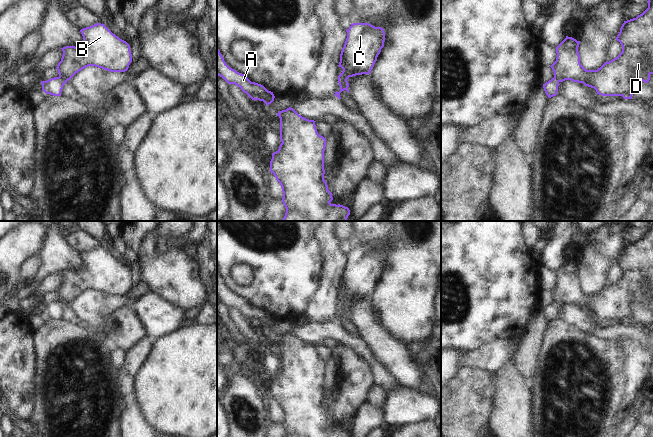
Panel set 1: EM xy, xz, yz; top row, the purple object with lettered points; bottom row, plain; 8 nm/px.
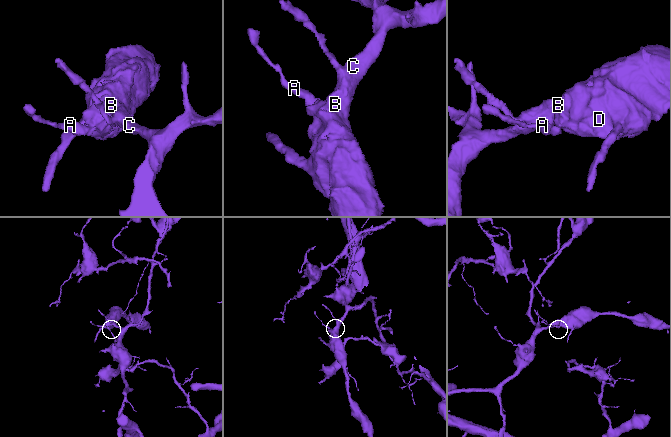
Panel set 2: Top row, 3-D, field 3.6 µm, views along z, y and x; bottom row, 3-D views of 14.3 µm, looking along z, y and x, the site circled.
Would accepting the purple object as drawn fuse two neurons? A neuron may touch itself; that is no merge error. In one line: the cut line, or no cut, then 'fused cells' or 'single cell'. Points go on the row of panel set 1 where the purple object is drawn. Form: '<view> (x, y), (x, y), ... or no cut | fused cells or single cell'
xy (59, 76), (66, 82) | fused cells

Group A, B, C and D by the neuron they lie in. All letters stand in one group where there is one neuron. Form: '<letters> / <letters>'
A / B C D

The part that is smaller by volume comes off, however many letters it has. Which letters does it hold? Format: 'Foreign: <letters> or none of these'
Foreign: A

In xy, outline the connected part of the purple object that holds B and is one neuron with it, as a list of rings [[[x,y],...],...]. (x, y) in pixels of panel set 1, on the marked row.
[[[97,23],[80,30],[83,46],[61,48],[63,55],[57,65],[59,77],[70,80],[88,66],[110,72],[125,72],[132,62],[130,45],[113,34],[104,24]]]

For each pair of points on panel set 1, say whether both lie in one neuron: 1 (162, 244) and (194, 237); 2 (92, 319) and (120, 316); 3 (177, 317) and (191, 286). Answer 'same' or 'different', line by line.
1: same
2: different
3: different

